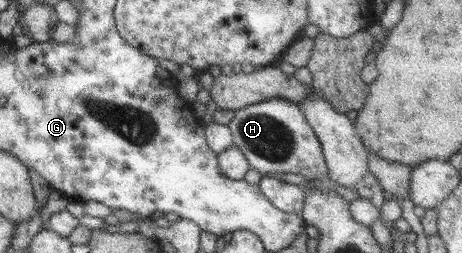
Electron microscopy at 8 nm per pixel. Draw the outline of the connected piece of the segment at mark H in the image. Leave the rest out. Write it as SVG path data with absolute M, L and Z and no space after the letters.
M273 98L246 105L234 111L234 116L226 126L230 129L232 144L242 151L250 170L255 170L261 175L299 174L307 177L308 181L325 179L327 166L320 141L297 104Z

